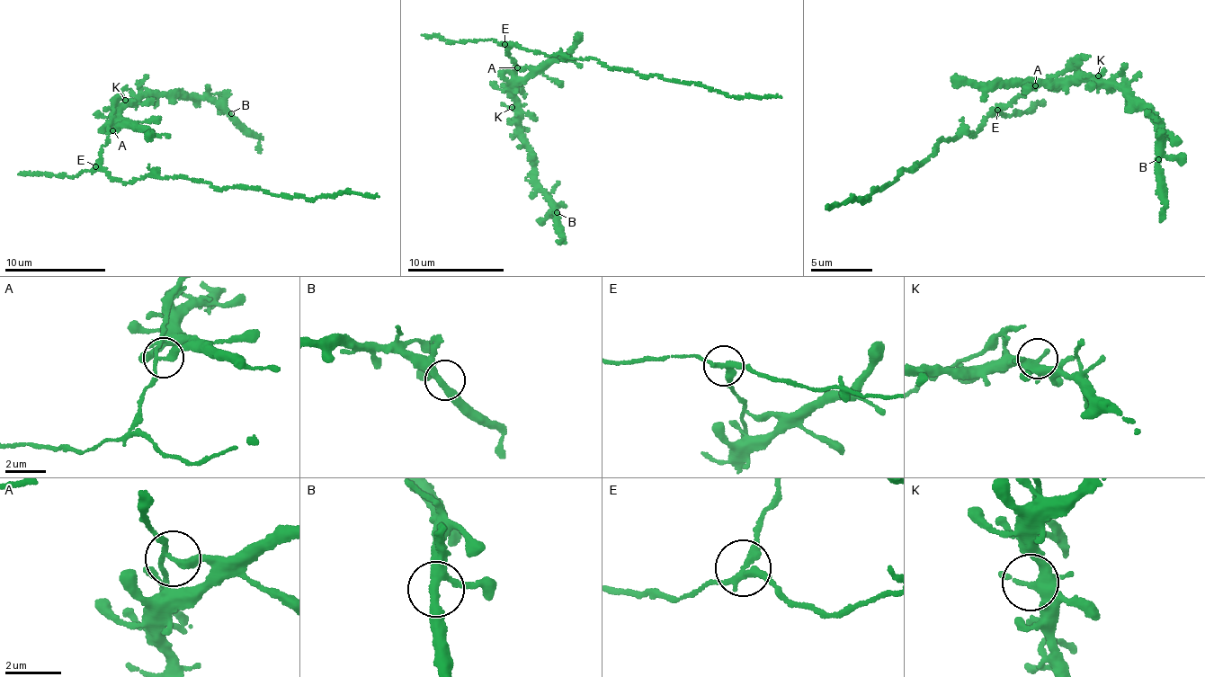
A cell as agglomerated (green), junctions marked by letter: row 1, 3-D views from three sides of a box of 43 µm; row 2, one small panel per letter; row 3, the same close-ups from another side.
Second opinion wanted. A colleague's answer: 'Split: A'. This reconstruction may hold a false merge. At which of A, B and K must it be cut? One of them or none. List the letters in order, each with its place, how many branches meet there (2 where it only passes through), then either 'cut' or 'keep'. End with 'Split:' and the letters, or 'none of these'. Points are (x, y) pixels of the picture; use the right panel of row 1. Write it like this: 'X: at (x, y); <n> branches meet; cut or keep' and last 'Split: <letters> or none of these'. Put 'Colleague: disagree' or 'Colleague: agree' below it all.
A: at (1035, 85); 3 branches meet; cut
B: at (1158, 159); 3 branches meet; keep
K: at (1098, 75); 3 branches meet; keep
Split: A
Colleague: agree

